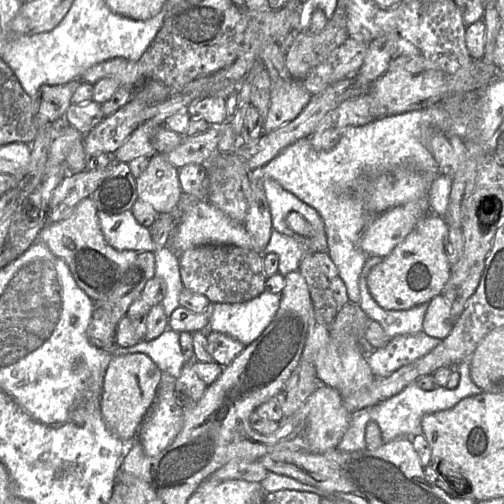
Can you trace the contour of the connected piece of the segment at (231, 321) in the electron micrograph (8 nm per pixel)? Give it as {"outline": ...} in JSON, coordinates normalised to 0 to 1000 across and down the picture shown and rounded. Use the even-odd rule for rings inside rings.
{"outline":[[[526,575],[490,599],[425,601],[413,655],[452,663],[490,687],[536,643],[554,611],[556,597],[556,583],[534,581]]]}

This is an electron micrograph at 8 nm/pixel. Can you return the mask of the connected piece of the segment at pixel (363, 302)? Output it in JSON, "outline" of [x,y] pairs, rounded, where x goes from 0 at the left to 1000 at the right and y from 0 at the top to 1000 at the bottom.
{"outline":[[[754,508],[730,510],[712,550],[714,611],[736,635],[752,641],[768,667],[776,671],[762,688],[742,692],[734,702],[726,702],[730,724],[746,750],[778,744],[796,728],[849,702],[877,677],[849,667],[839,657],[839,635],[851,601],[841,601],[808,615],[764,615],[738,591],[728,567],[728,550],[734,538],[758,520],[760,512]]]}

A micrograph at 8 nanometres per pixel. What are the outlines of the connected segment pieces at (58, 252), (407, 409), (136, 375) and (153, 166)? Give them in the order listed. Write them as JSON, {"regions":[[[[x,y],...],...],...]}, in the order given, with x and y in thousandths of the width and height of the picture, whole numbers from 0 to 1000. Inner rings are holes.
{"regions":[[[[175,389],[155,403],[133,435],[93,444],[75,468],[105,506],[135,526],[153,565],[187,599],[208,595],[224,579],[274,506],[268,496],[230,496],[208,478],[192,419],[187,399]]],[[[919,714],[907,724],[913,756],[903,772],[865,768],[859,774],[839,774],[823,764],[812,762],[786,784],[734,808],[734,835],[750,841],[762,879],[774,877],[794,865],[821,867],[837,861],[835,833],[841,823],[889,813],[901,808],[917,792],[956,780],[958,776],[937,756],[933,746],[933,716]]],[[[282,700],[224,706],[212,730],[200,786],[200,817],[220,857],[252,883],[270,871],[274,851],[300,808],[321,752],[321,736]]],[[[310,304],[296,313],[296,325],[272,353],[274,395],[298,405],[315,423],[345,419],[361,389],[355,337],[321,306]]]]}

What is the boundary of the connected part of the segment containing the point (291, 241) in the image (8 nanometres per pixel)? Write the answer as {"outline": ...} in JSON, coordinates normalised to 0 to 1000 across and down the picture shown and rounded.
{"outline":[[[540,452],[536,476],[522,504],[550,504],[554,510],[552,540],[565,548],[591,536],[607,498],[581,470]]]}

